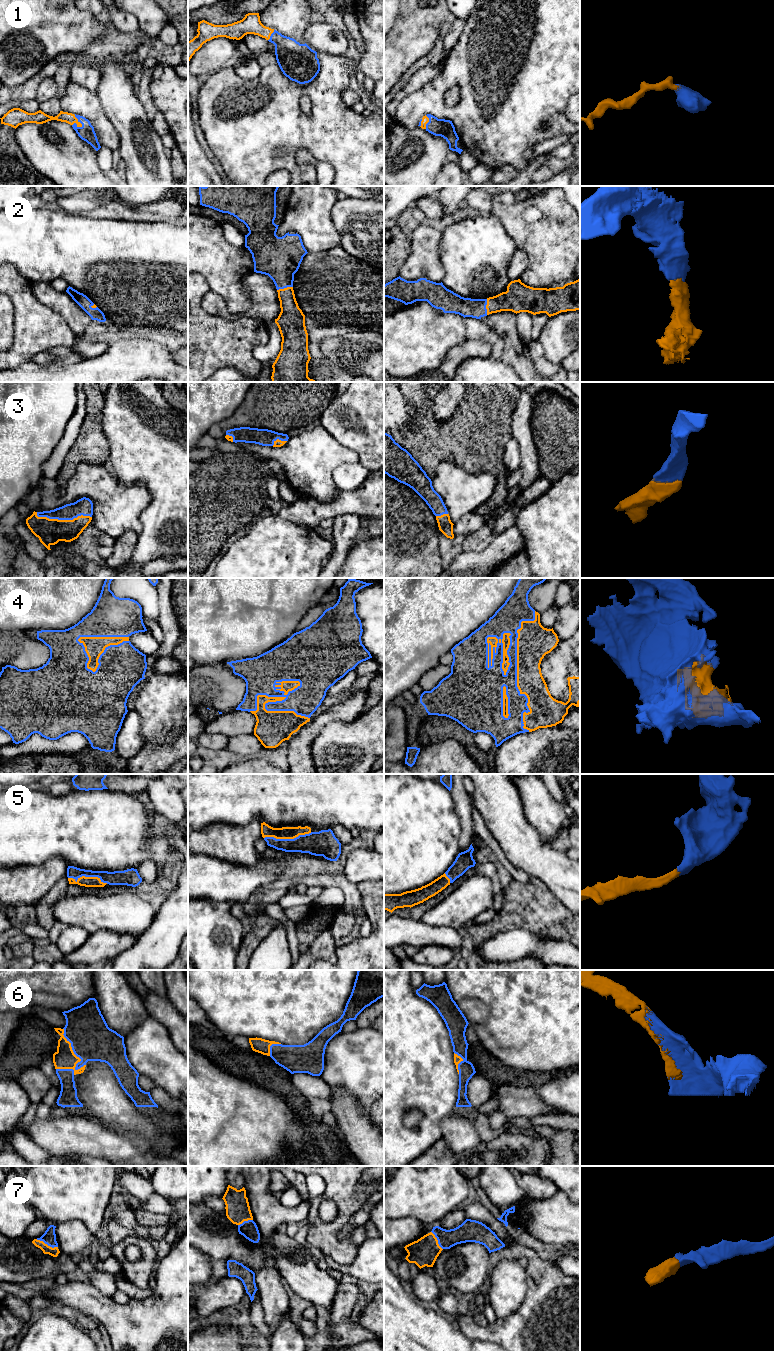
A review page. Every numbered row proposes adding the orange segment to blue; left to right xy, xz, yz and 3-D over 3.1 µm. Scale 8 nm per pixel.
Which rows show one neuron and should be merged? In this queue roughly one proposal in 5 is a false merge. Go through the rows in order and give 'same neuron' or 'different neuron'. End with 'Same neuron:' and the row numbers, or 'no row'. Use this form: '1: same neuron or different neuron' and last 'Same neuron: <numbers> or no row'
1: same neuron
2: same neuron
3: same neuron
4: same neuron
5: same neuron
6: same neuron
7: same neuron
Same neuron: 1, 2, 3, 4, 5, 6, 7

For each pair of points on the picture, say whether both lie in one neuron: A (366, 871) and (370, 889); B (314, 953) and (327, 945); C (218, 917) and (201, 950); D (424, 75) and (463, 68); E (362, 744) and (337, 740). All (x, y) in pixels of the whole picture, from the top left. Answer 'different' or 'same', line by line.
A: different
B: same
C: same
D: different
E: same

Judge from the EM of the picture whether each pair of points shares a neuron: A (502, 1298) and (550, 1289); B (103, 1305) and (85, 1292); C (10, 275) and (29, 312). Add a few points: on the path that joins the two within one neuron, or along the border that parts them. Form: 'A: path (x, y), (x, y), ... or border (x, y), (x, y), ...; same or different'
A: border (526, 1270), (527, 1294), (521, 1305), (512, 1313); different
B: path (99, 1305), (89, 1296); same
C: path (13, 284), (20, 291), (25, 303); same

